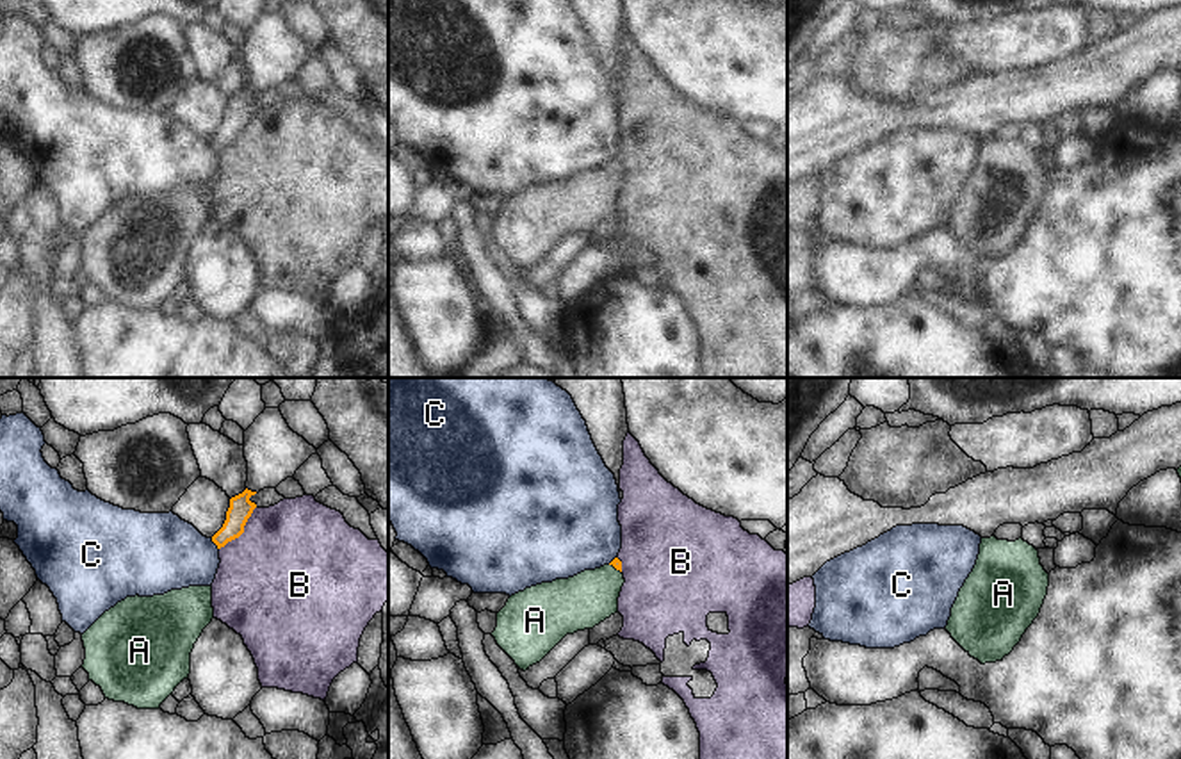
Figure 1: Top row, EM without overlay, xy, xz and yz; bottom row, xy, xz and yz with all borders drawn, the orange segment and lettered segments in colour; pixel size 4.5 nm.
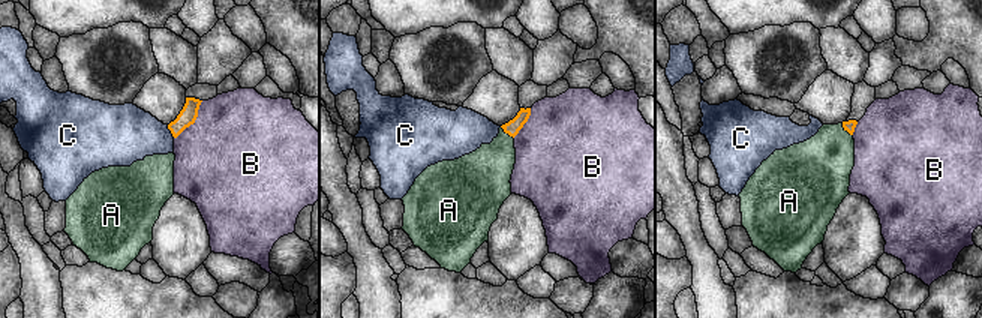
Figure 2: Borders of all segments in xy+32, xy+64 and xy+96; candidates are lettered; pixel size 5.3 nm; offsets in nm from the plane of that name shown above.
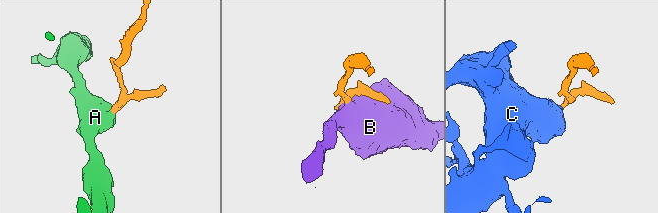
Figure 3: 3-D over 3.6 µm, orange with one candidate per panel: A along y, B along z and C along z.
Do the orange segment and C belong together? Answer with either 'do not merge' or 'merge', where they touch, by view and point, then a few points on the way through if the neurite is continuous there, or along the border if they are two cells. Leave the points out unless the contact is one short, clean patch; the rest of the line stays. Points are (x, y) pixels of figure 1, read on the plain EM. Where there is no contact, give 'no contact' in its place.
do not merge | xy (214, 143) | along xy (211, 139), (218, 150)

